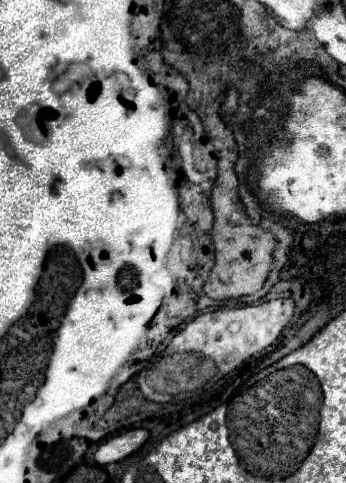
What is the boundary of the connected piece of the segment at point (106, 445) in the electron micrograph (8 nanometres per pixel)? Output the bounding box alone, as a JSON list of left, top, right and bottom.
[94,429,150,465]

